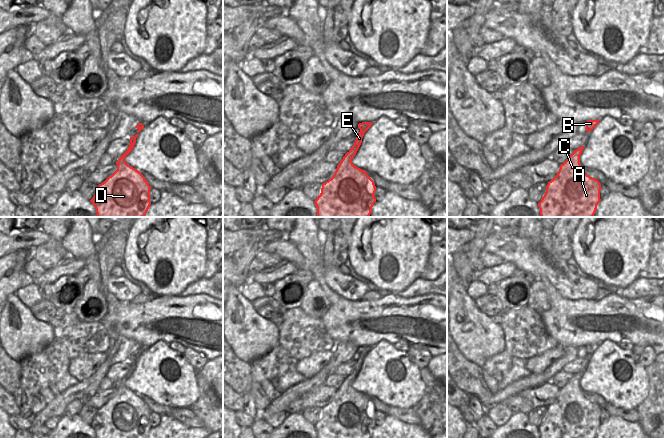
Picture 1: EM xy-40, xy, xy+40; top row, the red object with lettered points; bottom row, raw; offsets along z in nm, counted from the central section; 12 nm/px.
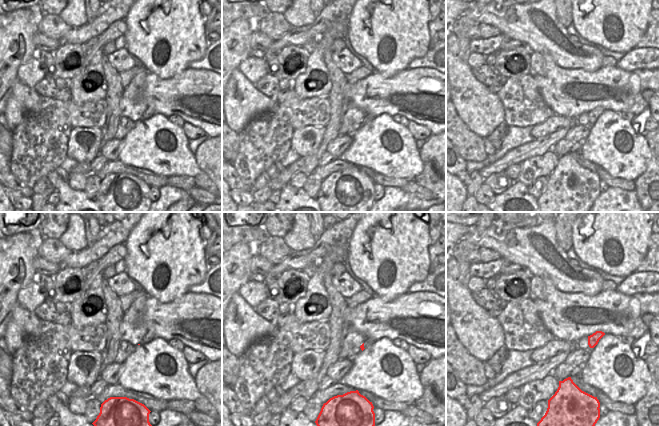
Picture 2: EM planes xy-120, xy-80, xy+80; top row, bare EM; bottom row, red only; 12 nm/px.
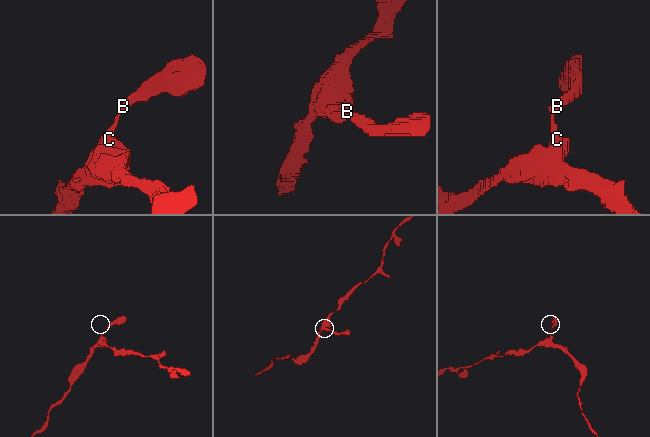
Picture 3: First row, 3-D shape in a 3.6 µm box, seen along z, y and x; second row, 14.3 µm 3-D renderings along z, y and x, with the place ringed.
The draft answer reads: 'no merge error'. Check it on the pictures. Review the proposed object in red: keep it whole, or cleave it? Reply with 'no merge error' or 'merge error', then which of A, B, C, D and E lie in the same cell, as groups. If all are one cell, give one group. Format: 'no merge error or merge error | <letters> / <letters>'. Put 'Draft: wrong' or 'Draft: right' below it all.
no merge error | A B C D E
Draft: right

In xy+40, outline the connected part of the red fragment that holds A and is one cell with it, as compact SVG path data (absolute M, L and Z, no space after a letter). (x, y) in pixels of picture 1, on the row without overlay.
M584 370L574 374L560 389L557 399L548 406L546 416L538 427L540 438L595 438L600 423L600 406L587 399L580 388Z

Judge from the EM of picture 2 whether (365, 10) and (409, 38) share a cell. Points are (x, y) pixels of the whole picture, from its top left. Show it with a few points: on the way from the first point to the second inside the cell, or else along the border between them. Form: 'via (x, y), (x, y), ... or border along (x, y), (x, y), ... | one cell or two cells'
via (376, 14), (398, 32) | one cell

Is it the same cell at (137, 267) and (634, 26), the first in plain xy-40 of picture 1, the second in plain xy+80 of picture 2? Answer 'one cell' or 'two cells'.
one cell

